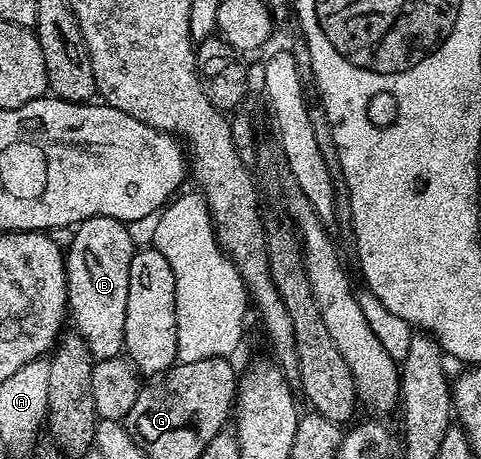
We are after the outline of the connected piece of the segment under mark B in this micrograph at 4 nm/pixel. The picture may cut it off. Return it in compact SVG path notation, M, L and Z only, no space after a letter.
M108 216L89 218L88 220L78 223L76 229L73 231L73 234L75 234L74 239L70 242L70 250L68 246L68 249L64 254L66 260L66 305L69 313L72 315L72 322L74 318L73 329L81 334L82 339L88 344L88 348L96 360L119 357L119 355L123 353L126 344L126 341L124 340L124 312L126 311L126 305L128 304L128 272L130 271L132 256L136 249L136 243L134 243L133 236L130 235L130 230L131 227L127 225L127 223L116 220L115 218L109 218Z

